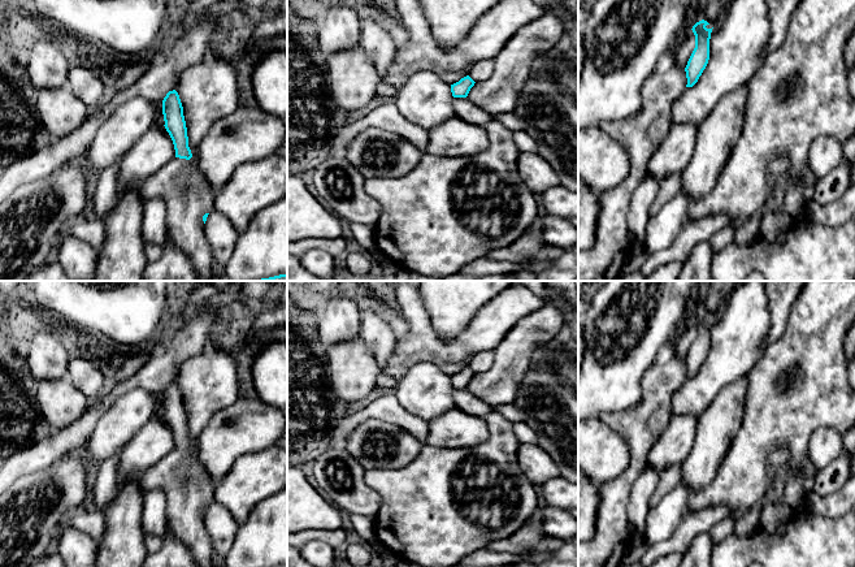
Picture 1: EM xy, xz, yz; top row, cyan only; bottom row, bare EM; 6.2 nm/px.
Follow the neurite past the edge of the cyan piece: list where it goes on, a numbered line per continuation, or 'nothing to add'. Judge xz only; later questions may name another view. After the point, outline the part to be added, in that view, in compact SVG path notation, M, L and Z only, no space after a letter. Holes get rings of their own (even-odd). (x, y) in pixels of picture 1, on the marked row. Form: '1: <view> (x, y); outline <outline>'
nothing to add

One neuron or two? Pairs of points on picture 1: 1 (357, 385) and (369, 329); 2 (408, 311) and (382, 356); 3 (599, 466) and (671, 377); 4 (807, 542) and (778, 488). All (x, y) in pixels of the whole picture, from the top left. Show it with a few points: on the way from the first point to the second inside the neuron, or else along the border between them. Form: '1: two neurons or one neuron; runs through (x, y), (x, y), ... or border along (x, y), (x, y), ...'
1: one neuron; runs through (357, 371), (359, 343)
2: two neurons; border along (398, 340), (394, 353), (383, 367)
3: two neurons; border along (598, 418), (626, 442), (628, 467)
4: two neurons; border along (791, 515), (773, 531), (767, 532), (764, 529)

